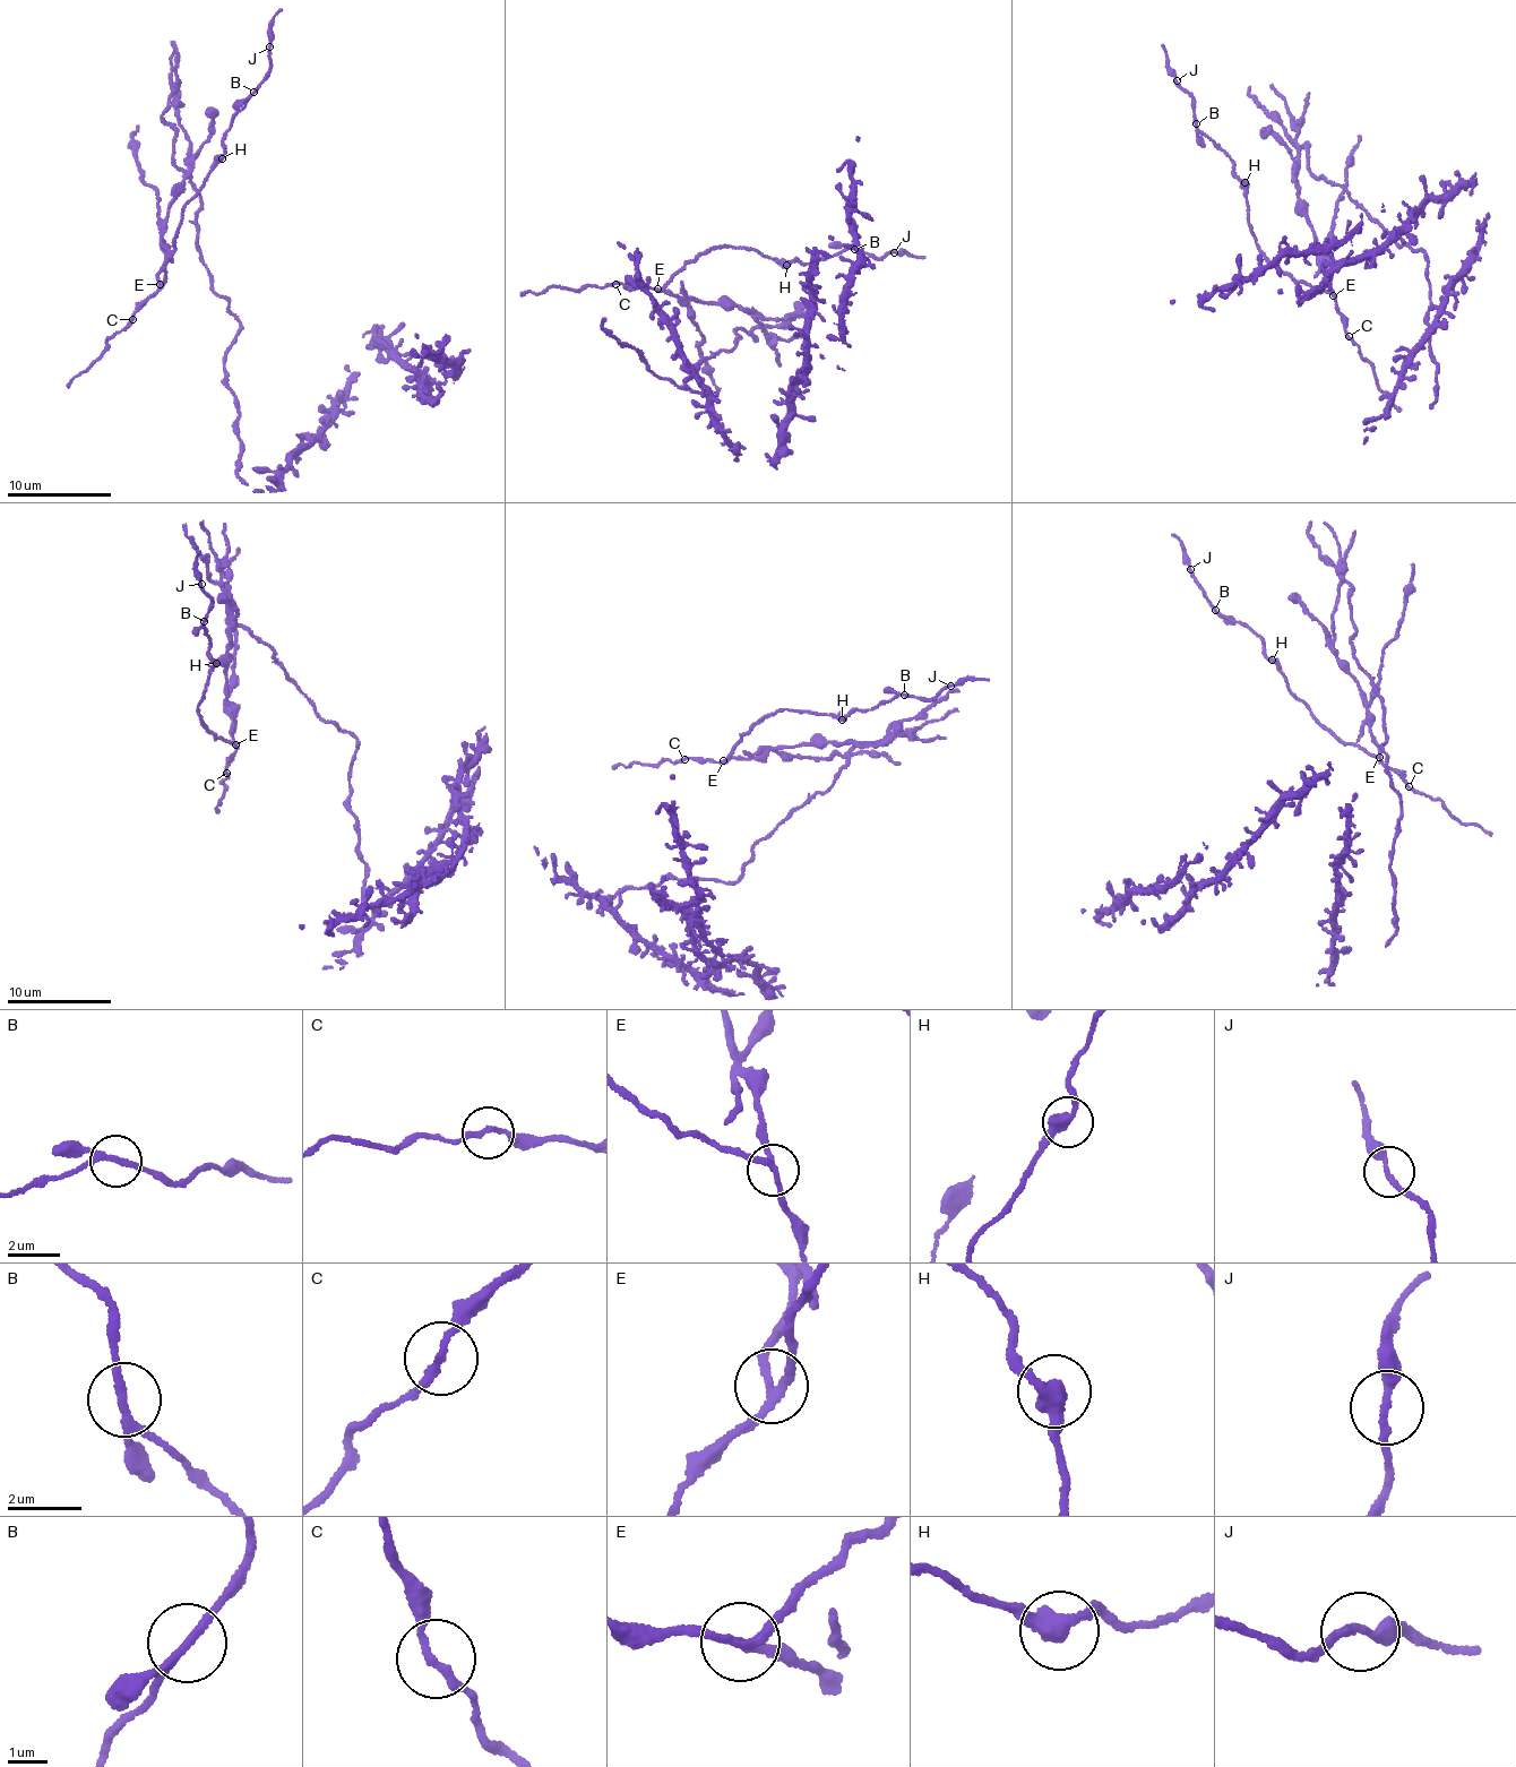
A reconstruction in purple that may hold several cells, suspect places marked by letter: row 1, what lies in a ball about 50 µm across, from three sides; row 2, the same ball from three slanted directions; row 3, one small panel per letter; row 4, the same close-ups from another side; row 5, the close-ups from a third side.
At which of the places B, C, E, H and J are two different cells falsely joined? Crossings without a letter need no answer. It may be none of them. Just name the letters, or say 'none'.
E

